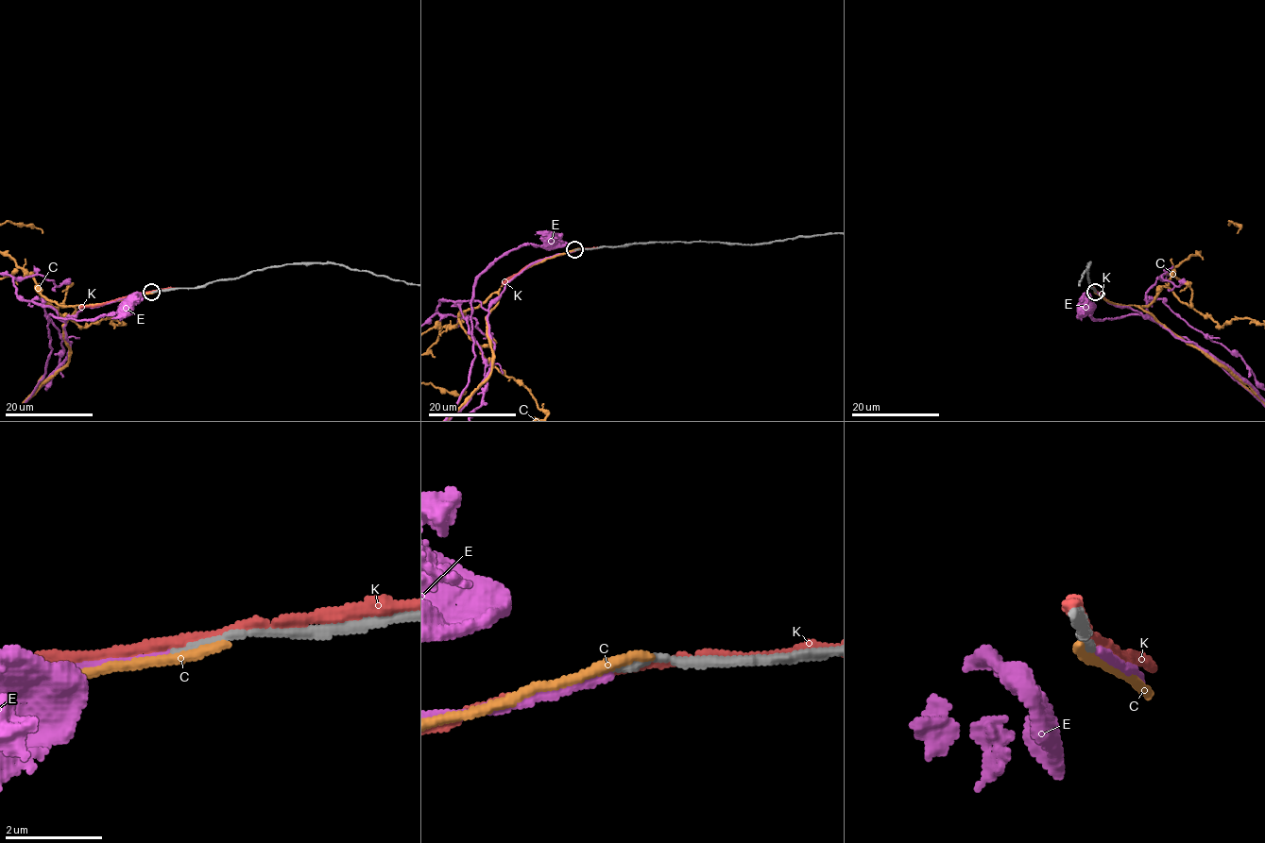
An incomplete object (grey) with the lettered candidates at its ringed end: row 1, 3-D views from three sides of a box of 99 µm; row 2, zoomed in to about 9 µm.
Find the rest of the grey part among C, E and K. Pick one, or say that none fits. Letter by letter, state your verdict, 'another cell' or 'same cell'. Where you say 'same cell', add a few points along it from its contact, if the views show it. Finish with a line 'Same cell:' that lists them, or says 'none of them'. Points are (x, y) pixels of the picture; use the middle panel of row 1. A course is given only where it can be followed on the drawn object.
C: another cell
E: same cell | via (575, 250), (530, 263), (489, 308), (491, 369), (451, 413), (475, 355), (473, 282), (513, 249), (548, 239)
K: another cell
Same cell: E

